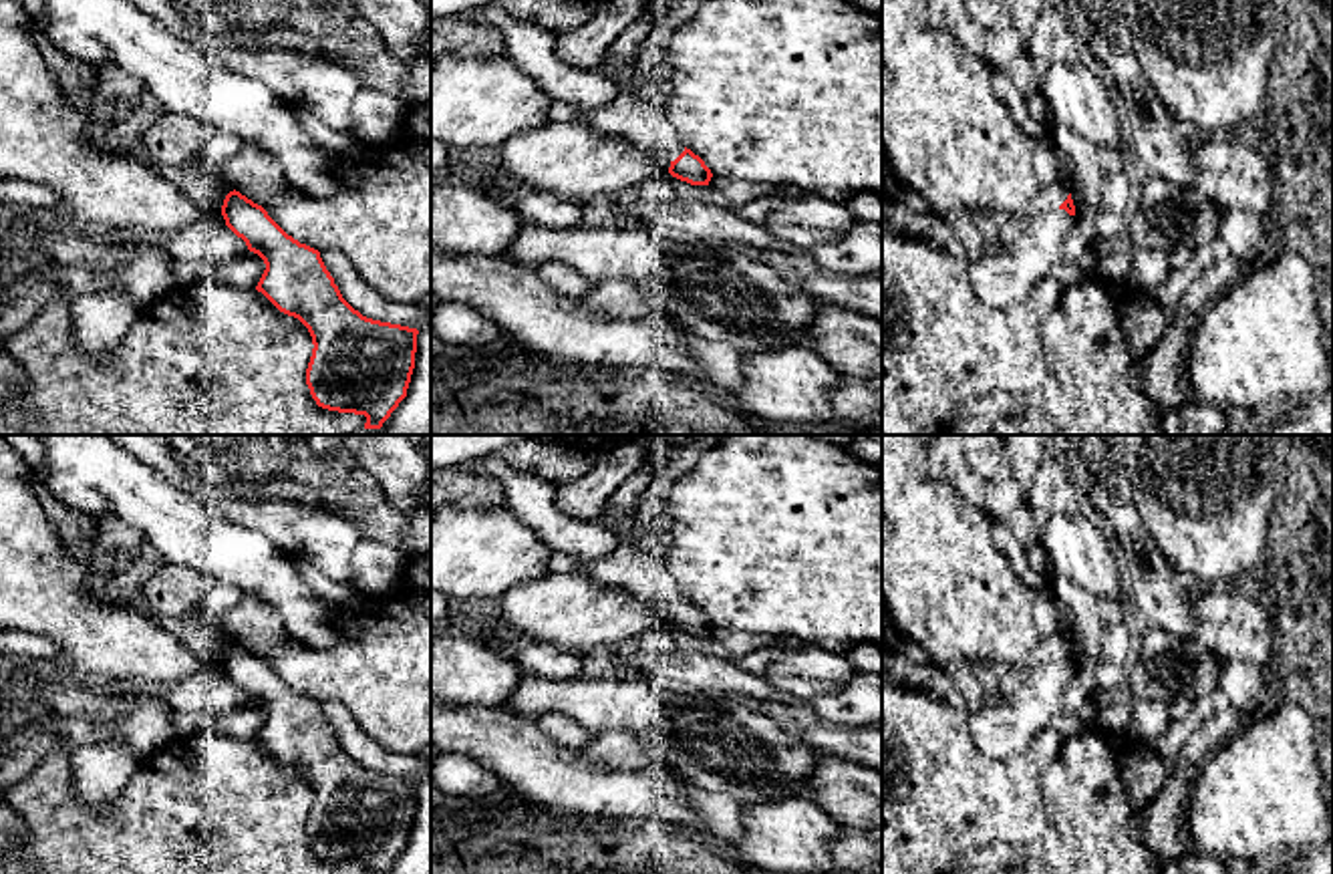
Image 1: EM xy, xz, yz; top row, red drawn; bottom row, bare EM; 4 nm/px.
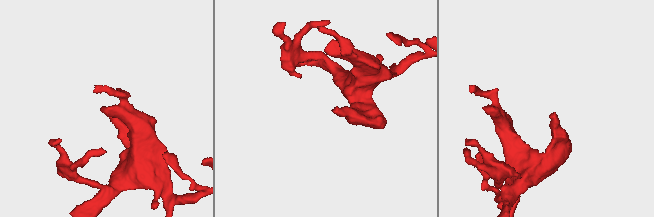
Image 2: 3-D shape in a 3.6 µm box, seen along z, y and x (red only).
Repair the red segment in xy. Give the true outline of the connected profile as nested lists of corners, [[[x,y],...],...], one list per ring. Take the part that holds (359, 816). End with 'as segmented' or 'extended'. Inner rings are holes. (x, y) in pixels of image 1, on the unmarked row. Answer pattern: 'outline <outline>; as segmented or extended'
outline [[[240,642],[226,646],[221,667],[266,715],[256,741],[308,779],[314,799],[306,836],[316,856],[385,874],[407,848],[419,781],[354,761],[320,703],[288,687]]]; as segmented

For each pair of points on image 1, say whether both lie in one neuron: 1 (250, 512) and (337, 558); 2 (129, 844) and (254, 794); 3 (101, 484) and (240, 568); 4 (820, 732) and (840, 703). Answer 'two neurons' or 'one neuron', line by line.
1: one neuron
2: one neuron
3: one neuron
4: two neurons

